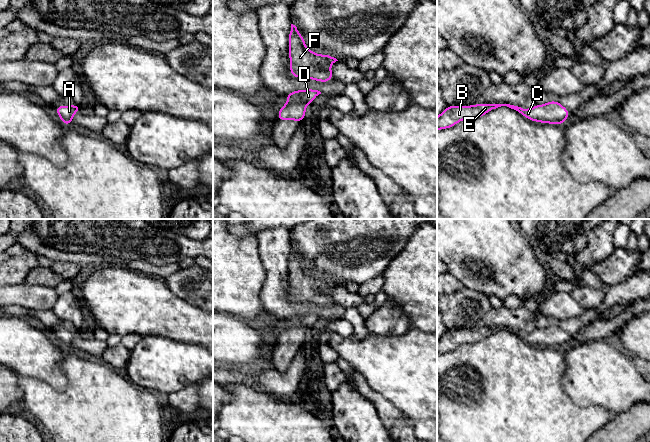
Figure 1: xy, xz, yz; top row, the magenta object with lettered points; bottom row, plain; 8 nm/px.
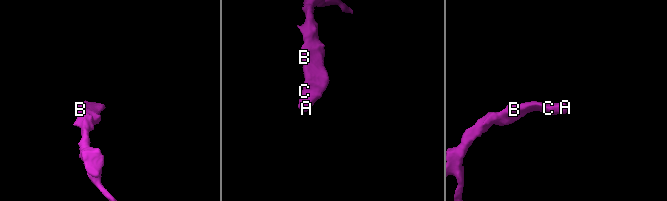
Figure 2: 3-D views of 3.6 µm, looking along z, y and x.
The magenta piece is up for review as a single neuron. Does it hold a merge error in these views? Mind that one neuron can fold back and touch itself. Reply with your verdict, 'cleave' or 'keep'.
keep

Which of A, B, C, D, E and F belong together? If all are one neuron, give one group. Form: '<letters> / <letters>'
A B C D E F

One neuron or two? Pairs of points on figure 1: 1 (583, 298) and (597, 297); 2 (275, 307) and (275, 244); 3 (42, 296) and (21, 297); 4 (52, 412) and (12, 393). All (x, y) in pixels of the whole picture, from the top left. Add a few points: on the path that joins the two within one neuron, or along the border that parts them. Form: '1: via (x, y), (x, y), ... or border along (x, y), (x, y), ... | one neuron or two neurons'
1: via (586, 298), (594, 297) | one neuron
2: via (275, 291), (275, 260) | one neuron
3: via (37, 296), (26, 296) | one neuron
4: border along (18, 375), (18, 385), (23, 393), (20, 404) | two neurons

